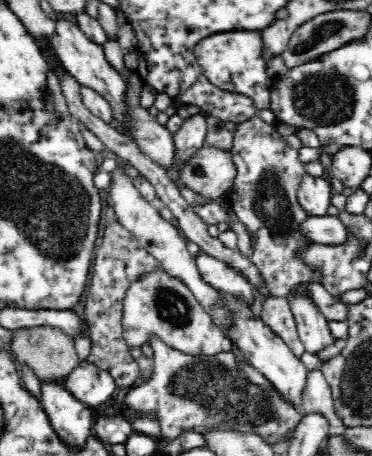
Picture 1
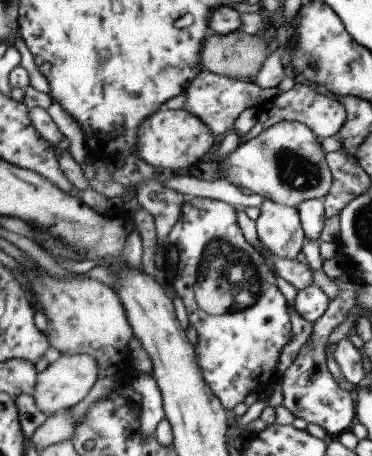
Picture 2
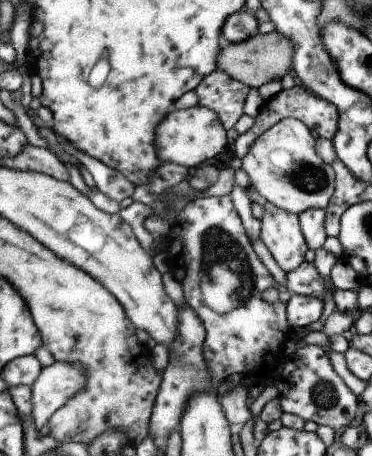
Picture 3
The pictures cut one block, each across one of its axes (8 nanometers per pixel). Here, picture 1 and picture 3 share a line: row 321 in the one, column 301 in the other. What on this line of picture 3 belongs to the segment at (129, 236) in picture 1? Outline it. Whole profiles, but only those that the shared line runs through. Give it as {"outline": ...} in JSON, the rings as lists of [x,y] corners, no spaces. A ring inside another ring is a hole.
{"outline":[[[293,86],[291,90],[281,90],[273,100],[267,100],[267,102],[263,104],[259,116],[255,118],[257,122],[255,122],[253,128],[251,128],[253,136],[247,134],[247,136],[239,136],[239,138],[237,138],[237,142],[235,142],[235,154],[239,156],[239,160],[243,160],[243,158],[249,154],[249,150],[251,150],[253,144],[257,142],[257,138],[261,138],[267,130],[271,130],[273,126],[277,126],[279,122],[283,122],[283,120],[287,120],[287,118],[297,118],[297,120],[305,122],[305,124],[307,124],[319,138],[323,138],[323,140],[335,140],[335,136],[337,136],[337,132],[339,132],[339,126],[341,126],[341,112],[339,112],[339,108],[337,108],[333,102],[325,100],[323,96],[313,94],[313,92],[311,92],[309,88],[305,88],[305,86]]]}

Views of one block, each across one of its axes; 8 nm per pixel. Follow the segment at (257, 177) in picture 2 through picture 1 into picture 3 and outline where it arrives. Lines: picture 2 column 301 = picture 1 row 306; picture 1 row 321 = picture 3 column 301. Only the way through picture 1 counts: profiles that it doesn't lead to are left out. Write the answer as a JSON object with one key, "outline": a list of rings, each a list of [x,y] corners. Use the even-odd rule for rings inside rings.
{"outline":[[[287,118],[257,138],[249,154],[241,160],[241,170],[247,174],[257,194],[297,216],[311,208],[327,210],[335,198],[335,166],[319,154],[319,136],[297,118]]]}

